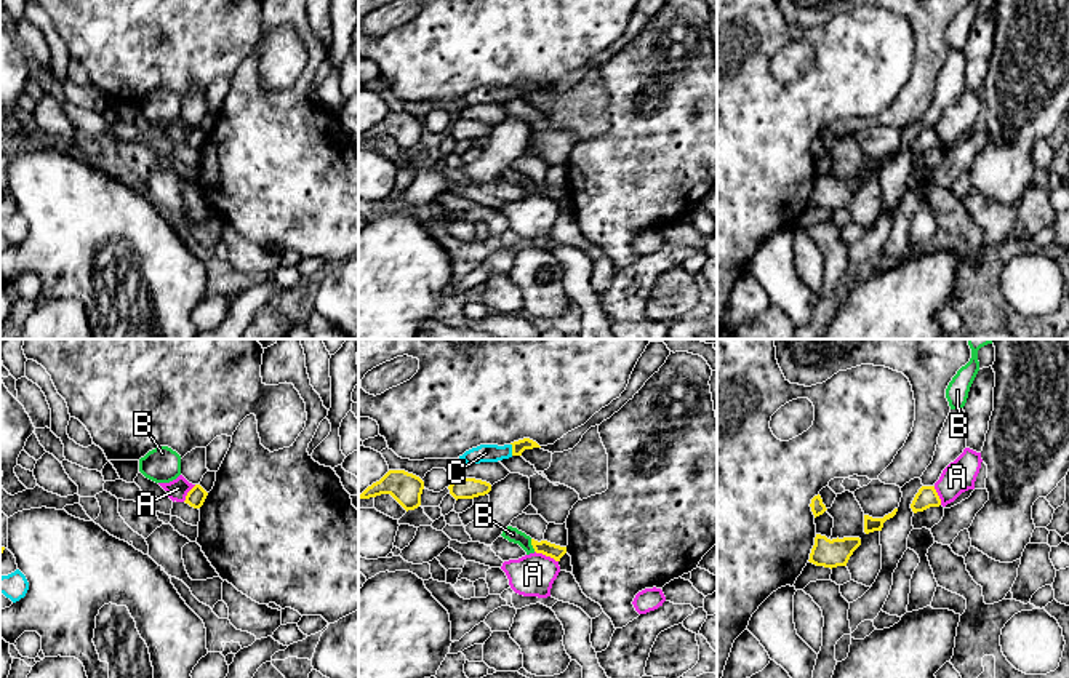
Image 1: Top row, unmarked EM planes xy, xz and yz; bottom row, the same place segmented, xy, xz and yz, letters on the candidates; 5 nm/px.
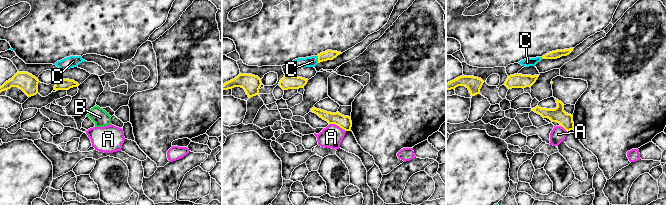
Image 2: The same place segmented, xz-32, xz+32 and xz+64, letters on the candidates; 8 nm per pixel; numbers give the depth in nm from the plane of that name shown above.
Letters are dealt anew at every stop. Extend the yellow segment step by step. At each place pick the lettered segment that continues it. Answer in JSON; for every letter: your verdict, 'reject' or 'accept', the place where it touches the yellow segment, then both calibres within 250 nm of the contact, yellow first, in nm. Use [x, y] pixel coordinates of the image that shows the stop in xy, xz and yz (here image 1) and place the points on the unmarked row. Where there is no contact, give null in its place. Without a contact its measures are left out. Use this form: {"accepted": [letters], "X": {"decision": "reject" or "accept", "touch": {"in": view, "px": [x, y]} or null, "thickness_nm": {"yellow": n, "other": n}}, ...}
{"accepted": [], "A": {"decision": "reject", "touch": {"in": "xz", "px": [546, 197]}, "thickness_nm": {"yellow": 70, "other": 220}}, "B": {"decision": "reject", "touch": {"in": "xz", "px": [532, 186]}, "thickness_nm": {"yellow": 70, "other": 80}}, "C": {"decision": "reject", "touch": {"in": "xz", "px": [512, 91]}, "thickness_nm": {"yellow": 70, "other": 100}}}

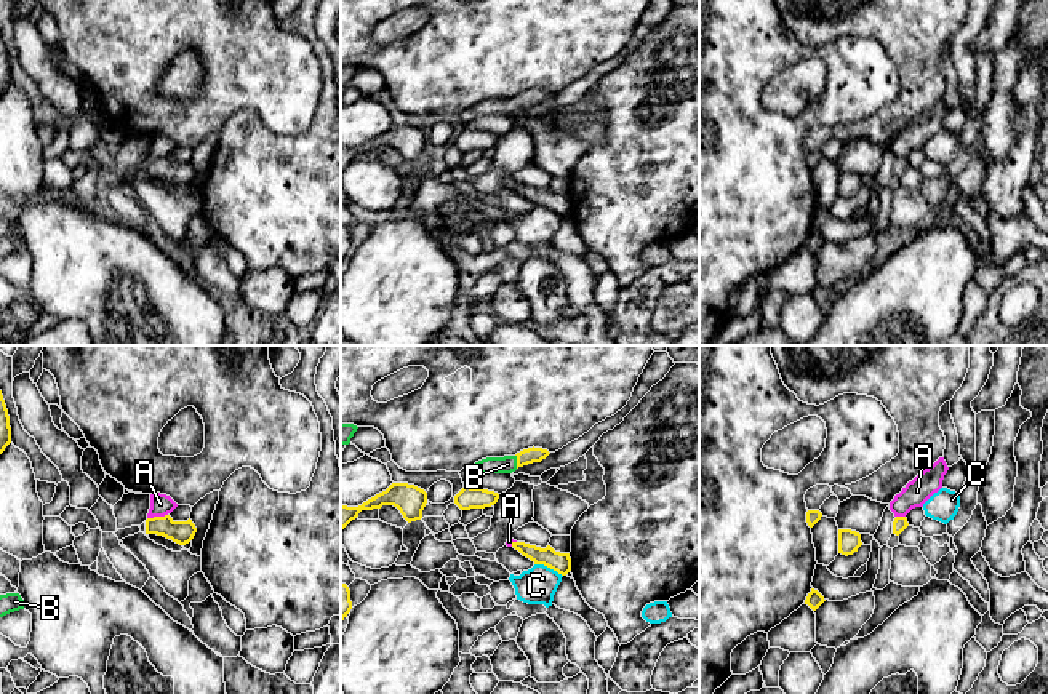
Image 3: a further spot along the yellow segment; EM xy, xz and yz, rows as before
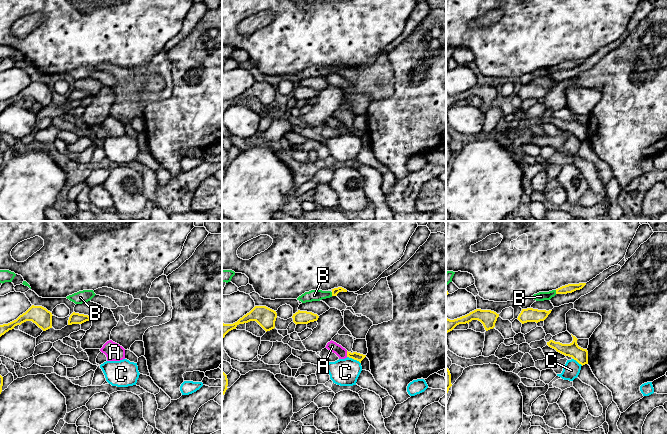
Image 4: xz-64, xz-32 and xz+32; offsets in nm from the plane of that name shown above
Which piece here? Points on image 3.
{"accepted": [], "A": {"decision": "reject", "touch": {"in": "xy", "px": [157, 159]}, "thickness_nm": {"yellow": 120, "other": 110}}, "B": {"decision": "reject", "touch": {"in": "xz", "px": [517, 103]}, "thickness_nm": {"yellow": 80, "other": 90}}, "C": {"decision": "reject", "touch": {"in": "xz", "px": [549, 208]}, "thickness_nm": {"yellow": 100, "other": 190}}}

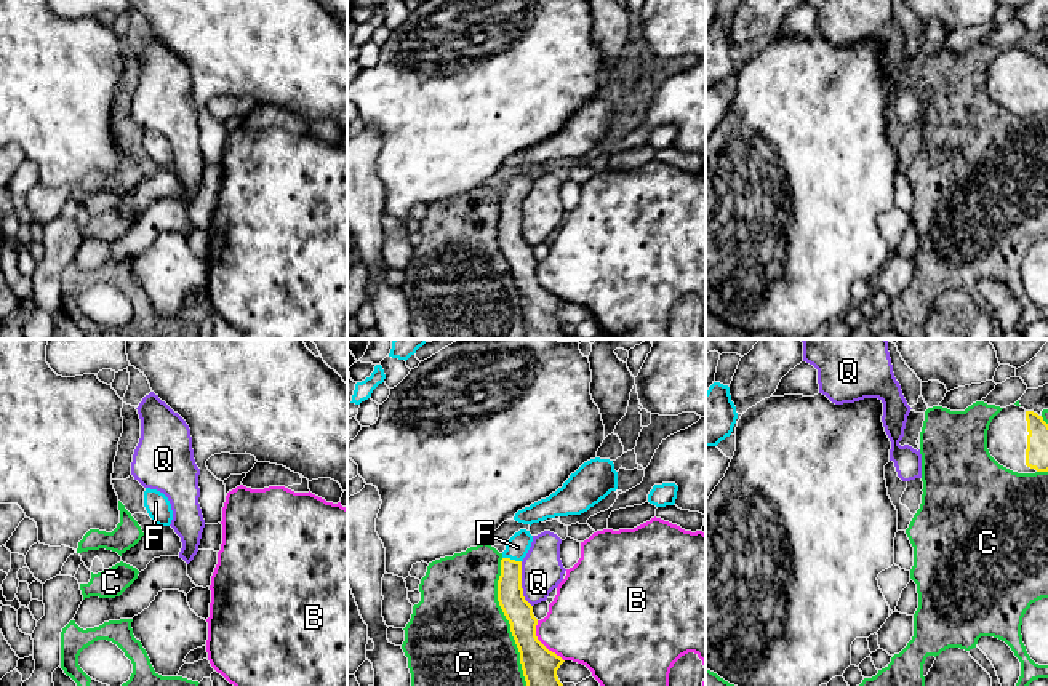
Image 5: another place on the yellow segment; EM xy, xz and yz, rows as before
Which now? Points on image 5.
{"accepted": ["F"], "B": {"decision": "reject", "touch": {"in": "xz", "px": [541, 285]}, "thickness_nm": {"yellow": 190, "other": 400}}, "C": {"decision": "reject", "touch": {"in": "xz", "px": [511, 269]}, "thickness_nm": {"yellow": 180, "other": 480}}, "F": {"decision": "accept", "touch": {"in": "xz", "px": [512, 202]}, "thickness_nm": {"yellow": 140, "other": 120}}, "Q": {"decision": "reject", "touch": {"in": "xz", "px": [520, 226]}, "thickness_nm": {"yellow": 140, "other": 200}}}

